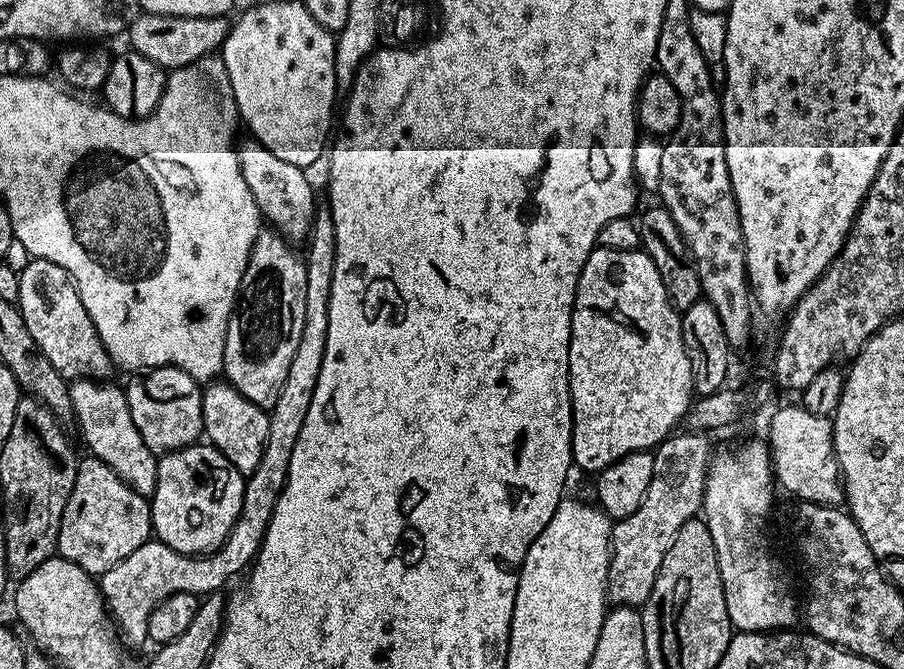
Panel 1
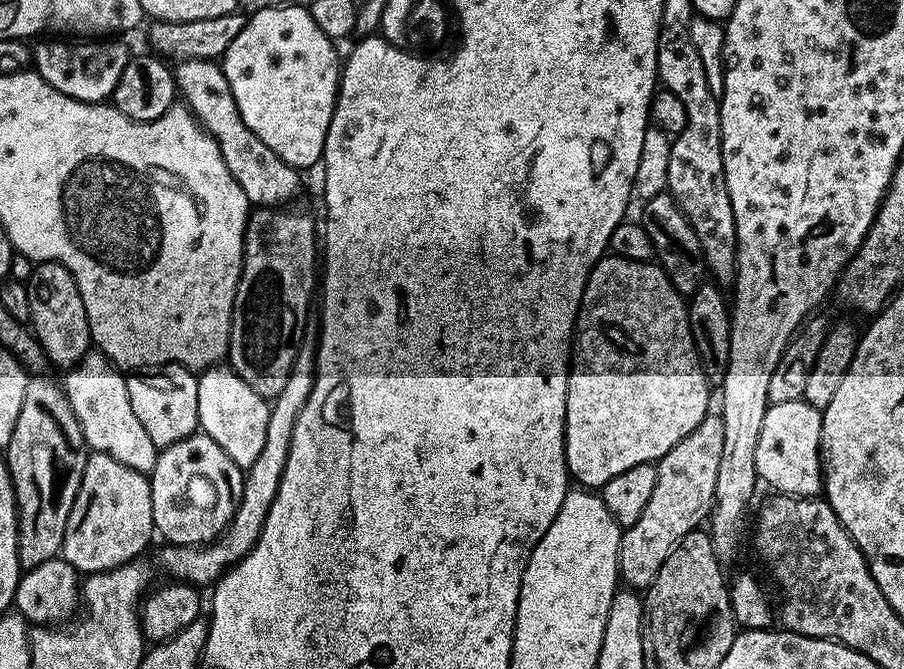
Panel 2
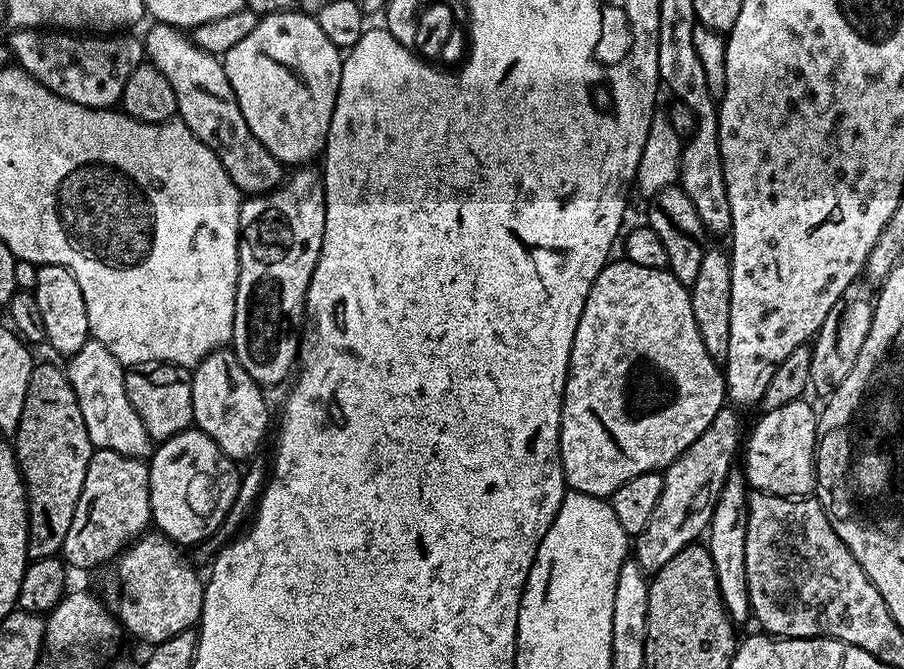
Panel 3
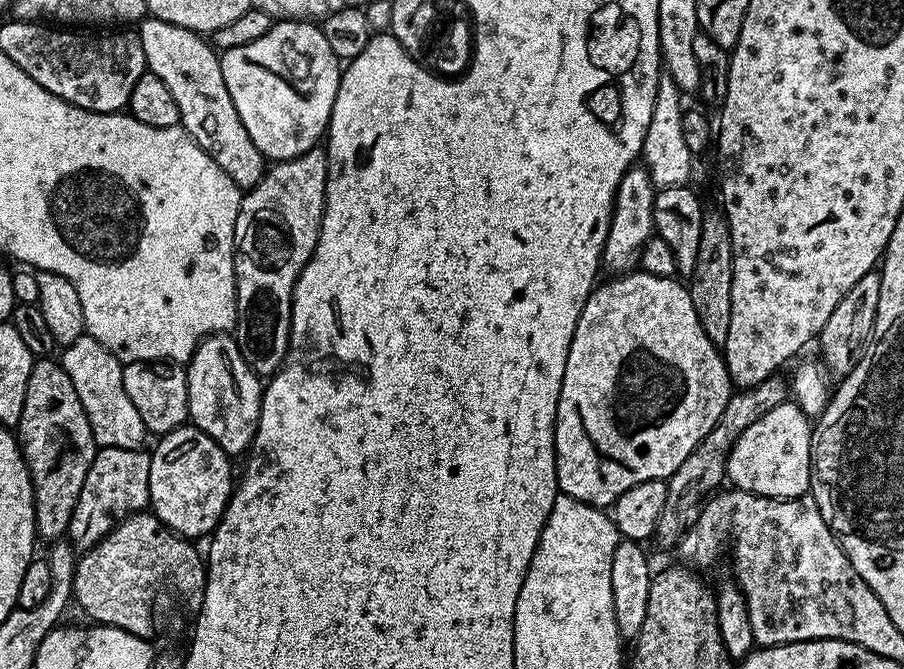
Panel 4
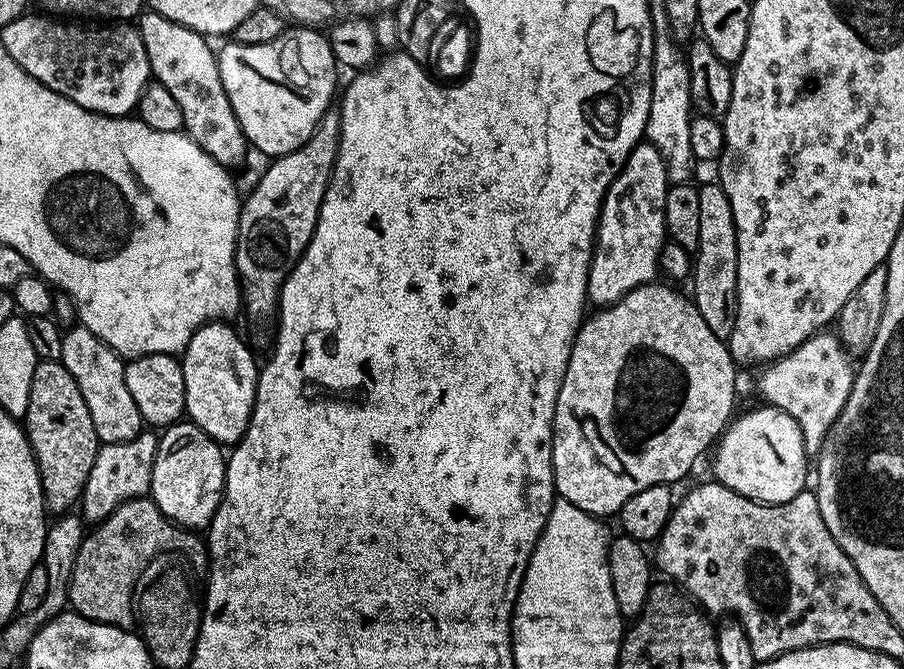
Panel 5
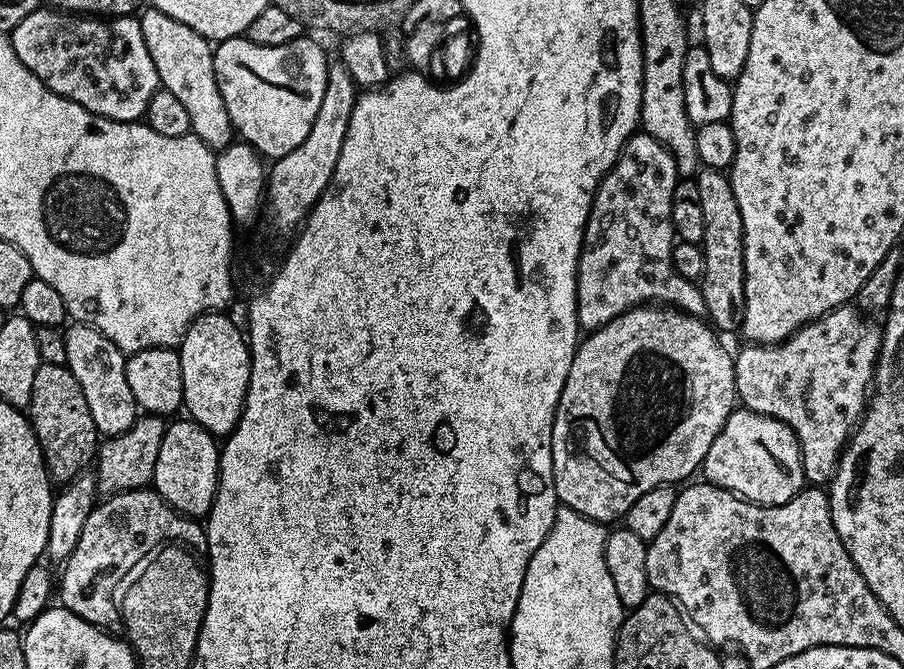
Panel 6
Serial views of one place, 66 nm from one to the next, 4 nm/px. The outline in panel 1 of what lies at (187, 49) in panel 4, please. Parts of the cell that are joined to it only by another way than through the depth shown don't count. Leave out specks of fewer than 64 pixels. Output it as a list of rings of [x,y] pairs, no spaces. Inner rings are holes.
[[[248,138],[244,145],[239,145],[236,153],[240,163],[242,178],[246,178],[246,186],[250,186],[250,194],[254,194],[254,202],[258,206],[261,217],[268,220],[273,229],[289,242],[307,241],[312,230],[312,219],[316,216],[318,201],[312,193],[312,184],[308,181],[309,173],[290,162],[282,162],[269,148]]]

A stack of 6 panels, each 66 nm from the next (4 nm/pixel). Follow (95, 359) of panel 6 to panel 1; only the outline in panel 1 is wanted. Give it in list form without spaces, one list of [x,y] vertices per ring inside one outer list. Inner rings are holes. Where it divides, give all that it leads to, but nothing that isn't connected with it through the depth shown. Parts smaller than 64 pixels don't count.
[[[87,378],[73,379],[69,383],[68,393],[75,423],[80,423],[80,430],[84,434],[85,442],[88,443],[87,451],[91,455],[106,462],[110,466],[110,470],[114,470],[114,474],[118,474],[118,478],[122,478],[138,494],[151,498],[158,478],[157,453],[152,452],[150,446],[146,446],[146,442],[142,442],[142,434],[138,434],[138,426],[134,426],[134,418],[130,418],[127,391],[123,387],[115,388],[112,384],[114,383]]]

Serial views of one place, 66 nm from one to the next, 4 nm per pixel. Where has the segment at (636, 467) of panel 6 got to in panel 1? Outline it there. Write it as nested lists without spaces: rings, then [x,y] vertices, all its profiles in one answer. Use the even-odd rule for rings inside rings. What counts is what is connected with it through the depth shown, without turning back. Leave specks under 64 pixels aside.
[[[595,247],[582,266],[582,274],[576,287],[576,301],[572,307],[572,329],[570,330],[570,354],[568,355],[568,381],[570,382],[570,398],[572,399],[572,462],[577,469],[584,472],[599,474],[604,468],[626,454],[646,452],[655,449],[668,436],[673,435],[681,427],[687,417],[689,408],[694,403],[692,386],[692,367],[686,354],[686,346],[682,342],[681,313],[676,312],[672,300],[668,297],[668,288],[664,285],[665,273],[654,266],[652,259],[643,250],[610,250]]]

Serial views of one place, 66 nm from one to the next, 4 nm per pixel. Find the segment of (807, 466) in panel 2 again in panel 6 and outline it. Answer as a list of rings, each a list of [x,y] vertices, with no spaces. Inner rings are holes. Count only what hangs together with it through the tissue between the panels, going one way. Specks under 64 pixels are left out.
[[[733,410],[710,446],[702,465],[703,479],[754,504],[775,506],[790,502],[805,487],[800,443],[780,420],[747,410]]]

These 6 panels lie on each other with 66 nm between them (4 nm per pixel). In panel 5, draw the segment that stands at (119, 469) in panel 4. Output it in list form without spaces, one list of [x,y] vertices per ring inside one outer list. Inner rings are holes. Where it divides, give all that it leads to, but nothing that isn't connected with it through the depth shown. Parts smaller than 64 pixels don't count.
[[[141,430],[133,440],[101,444],[96,451],[90,478],[86,478],[84,493],[80,495],[78,512],[89,525],[102,523],[118,506],[131,500],[147,497],[152,490],[152,471],[156,457],[158,436],[155,431]]]

